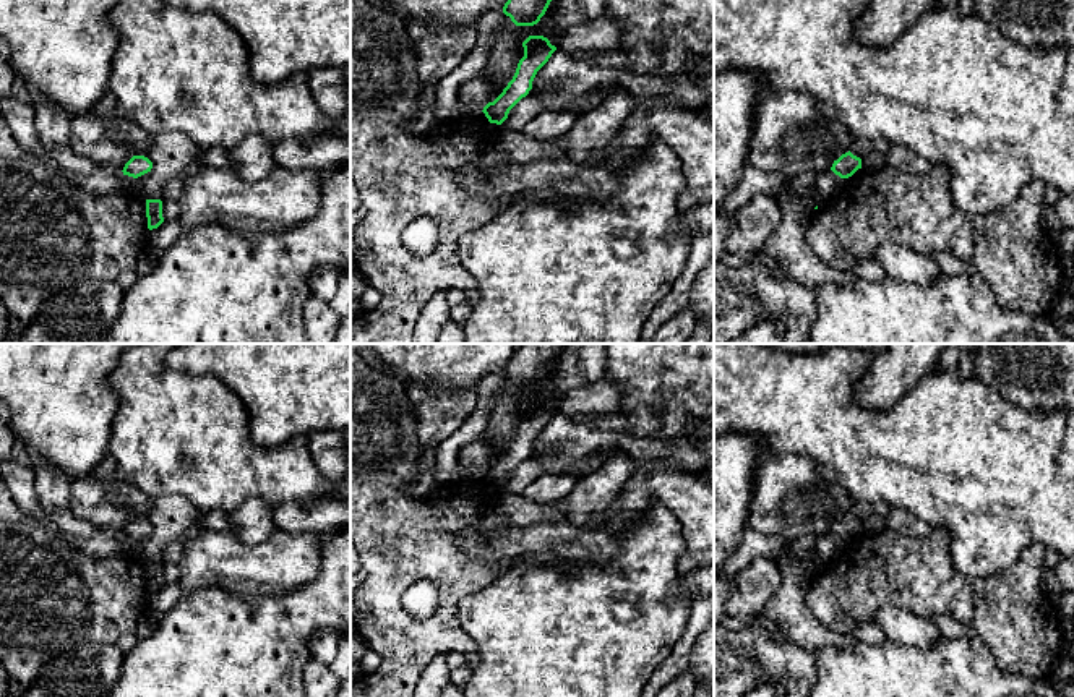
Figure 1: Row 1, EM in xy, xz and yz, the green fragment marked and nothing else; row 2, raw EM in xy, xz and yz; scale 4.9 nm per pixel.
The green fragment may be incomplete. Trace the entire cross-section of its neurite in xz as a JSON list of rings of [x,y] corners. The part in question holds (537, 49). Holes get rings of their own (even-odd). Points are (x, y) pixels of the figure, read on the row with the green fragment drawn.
[[[529,36],[524,42],[524,57],[519,60],[516,73],[503,92],[483,107],[490,123],[501,125],[509,110],[529,94],[537,71],[548,62],[556,50],[543,36]]]

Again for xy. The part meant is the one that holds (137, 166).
[[[133,156],[123,167],[123,175],[138,178],[148,172],[151,172],[153,162],[144,156]]]

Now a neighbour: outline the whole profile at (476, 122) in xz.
[[[483,112],[470,113],[470,115],[458,115],[454,117],[456,128],[461,131],[474,131],[482,133],[482,130],[490,123]]]

